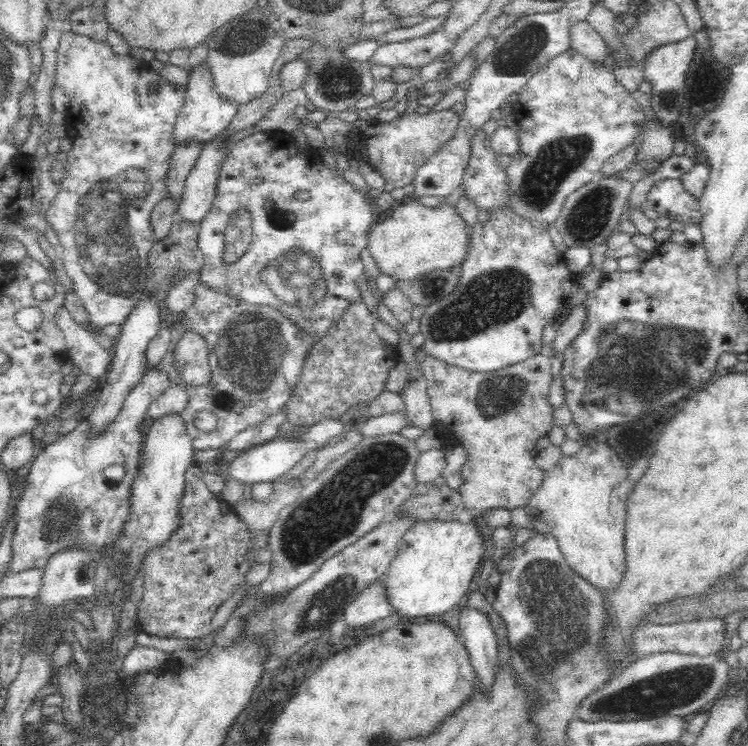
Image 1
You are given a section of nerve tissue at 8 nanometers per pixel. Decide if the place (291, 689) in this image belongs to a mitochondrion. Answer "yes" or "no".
no

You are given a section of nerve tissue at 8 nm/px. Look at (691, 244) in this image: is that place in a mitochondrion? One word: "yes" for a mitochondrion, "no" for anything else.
no

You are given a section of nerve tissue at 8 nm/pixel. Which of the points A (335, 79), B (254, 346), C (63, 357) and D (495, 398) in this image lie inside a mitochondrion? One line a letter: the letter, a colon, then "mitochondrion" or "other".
A: mitochondrion
B: mitochondrion
C: other
D: mitochondrion

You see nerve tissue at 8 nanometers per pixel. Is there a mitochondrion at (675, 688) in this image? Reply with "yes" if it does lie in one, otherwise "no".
yes

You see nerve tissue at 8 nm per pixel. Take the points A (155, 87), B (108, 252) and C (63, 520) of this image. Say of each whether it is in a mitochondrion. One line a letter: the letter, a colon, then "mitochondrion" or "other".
A: other
B: mitochondrion
C: mitochondrion

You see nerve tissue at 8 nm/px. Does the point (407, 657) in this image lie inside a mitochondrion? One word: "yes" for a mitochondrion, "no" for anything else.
no

